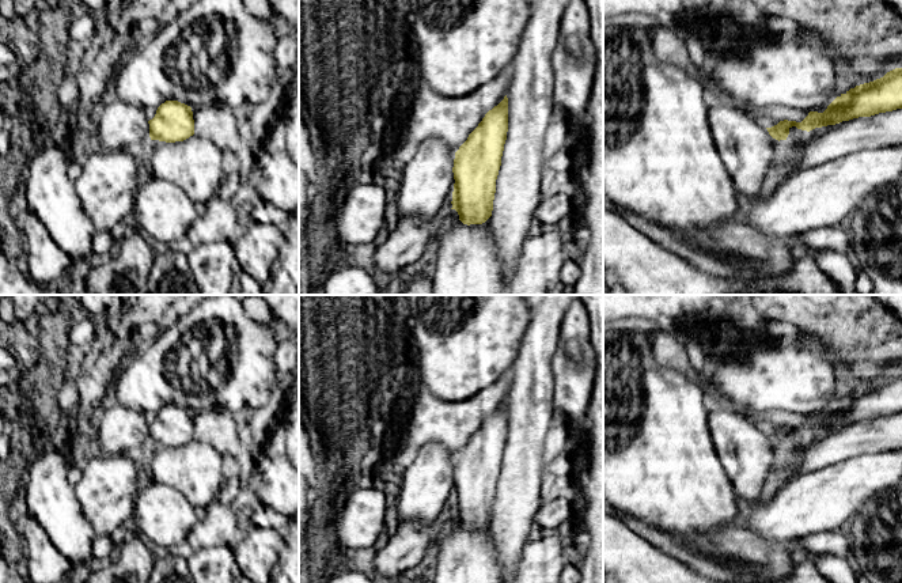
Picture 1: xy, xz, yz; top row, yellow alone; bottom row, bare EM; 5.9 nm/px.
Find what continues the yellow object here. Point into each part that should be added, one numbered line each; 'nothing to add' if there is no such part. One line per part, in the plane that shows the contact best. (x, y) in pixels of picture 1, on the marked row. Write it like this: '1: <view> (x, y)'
nothing to add

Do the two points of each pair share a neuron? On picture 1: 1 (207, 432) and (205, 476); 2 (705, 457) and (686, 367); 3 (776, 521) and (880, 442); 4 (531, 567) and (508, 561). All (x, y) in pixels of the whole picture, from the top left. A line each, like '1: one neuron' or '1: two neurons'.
1: two neurons
2: two neurons
3: two neurons
4: two neurons

